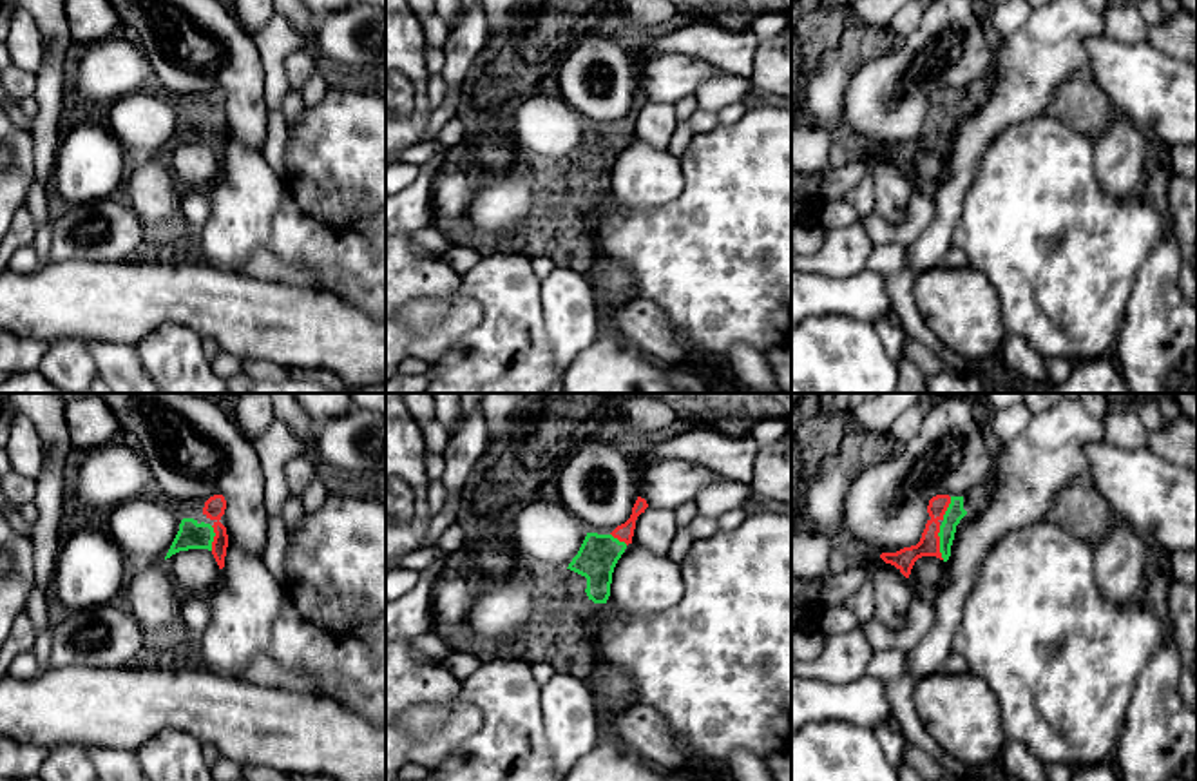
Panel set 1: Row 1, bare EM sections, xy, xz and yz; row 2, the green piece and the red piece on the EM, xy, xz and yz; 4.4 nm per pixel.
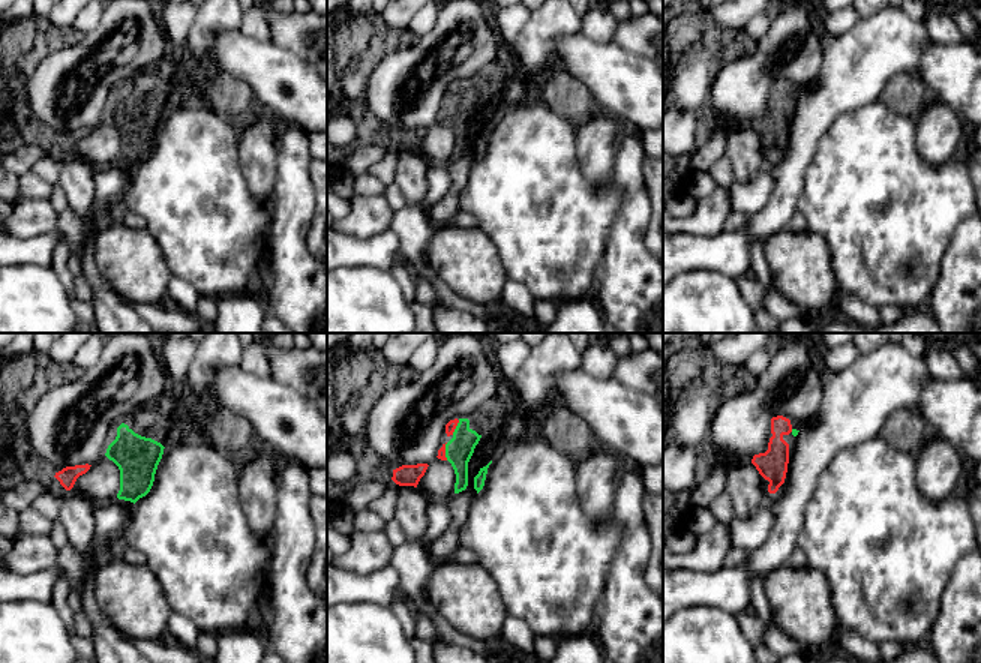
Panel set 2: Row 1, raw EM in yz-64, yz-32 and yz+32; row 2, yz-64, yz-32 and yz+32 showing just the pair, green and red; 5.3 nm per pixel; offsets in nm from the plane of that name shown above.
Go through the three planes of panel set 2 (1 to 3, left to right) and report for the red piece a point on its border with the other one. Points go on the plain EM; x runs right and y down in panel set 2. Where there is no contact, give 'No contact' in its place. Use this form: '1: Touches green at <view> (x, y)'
1: No contact
2: Touches green at yz-32 (456, 92)
3: No contact

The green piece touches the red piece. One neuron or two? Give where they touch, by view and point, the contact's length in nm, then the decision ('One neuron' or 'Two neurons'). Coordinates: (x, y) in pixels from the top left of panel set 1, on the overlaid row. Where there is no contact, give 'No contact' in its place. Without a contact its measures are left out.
Touches green at yz (940, 542). Shared border 150 nm. One neuron

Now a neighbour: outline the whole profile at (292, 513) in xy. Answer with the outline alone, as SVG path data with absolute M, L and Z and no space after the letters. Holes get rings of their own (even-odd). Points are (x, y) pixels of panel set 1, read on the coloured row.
M290 493L281 511L281 518L284 525L288 527L288 531L297 527L301 520L304 518L304 515L306 511L304 511L302 500L297 495Z

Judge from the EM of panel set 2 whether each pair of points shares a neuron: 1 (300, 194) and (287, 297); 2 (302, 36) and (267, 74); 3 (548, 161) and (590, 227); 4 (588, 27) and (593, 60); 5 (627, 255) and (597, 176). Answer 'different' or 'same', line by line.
1: same
2: different
3: same
4: different
5: different

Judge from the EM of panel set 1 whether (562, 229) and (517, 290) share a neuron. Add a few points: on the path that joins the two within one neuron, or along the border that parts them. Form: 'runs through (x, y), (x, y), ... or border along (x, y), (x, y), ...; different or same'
border along (495, 247), (506, 254), (524, 254), (529, 260); different

